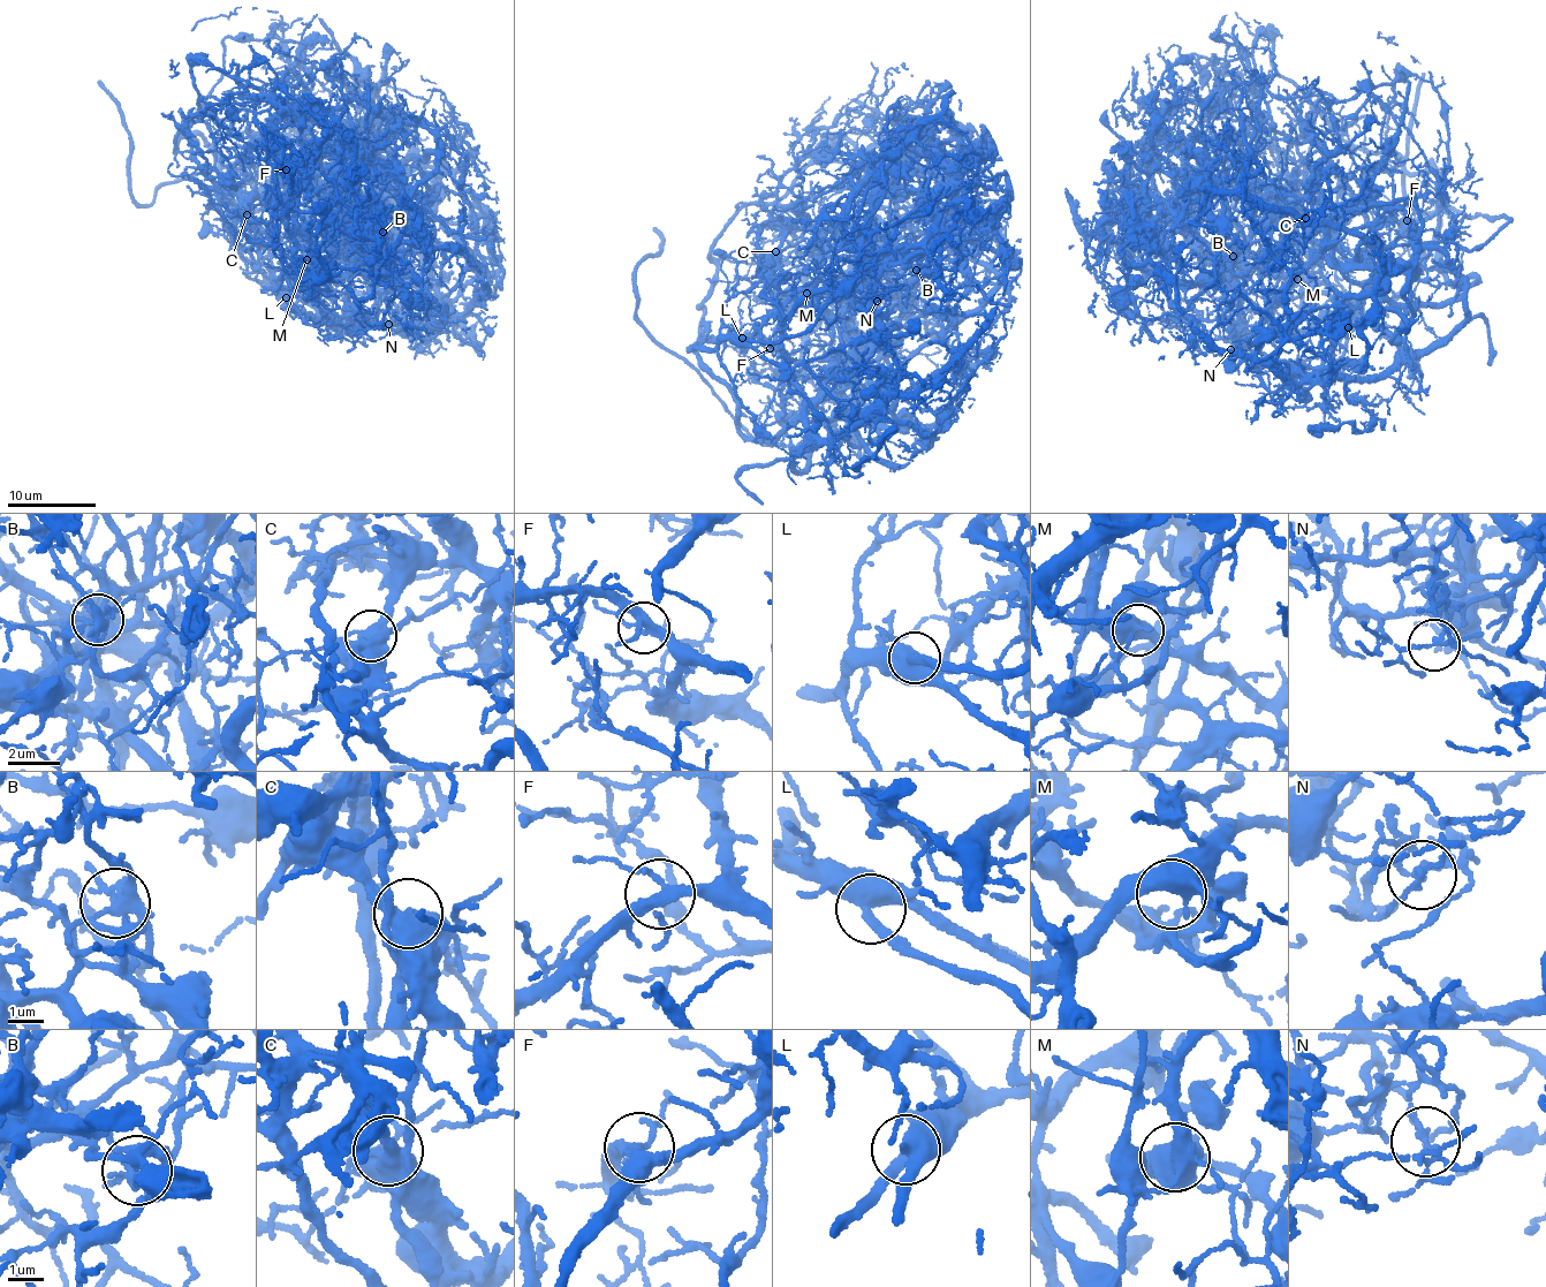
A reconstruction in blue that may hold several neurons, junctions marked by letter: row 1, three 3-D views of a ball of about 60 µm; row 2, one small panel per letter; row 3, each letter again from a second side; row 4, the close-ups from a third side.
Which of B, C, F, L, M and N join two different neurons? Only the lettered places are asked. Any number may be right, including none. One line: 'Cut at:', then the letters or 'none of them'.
Cut at: B, C, N

